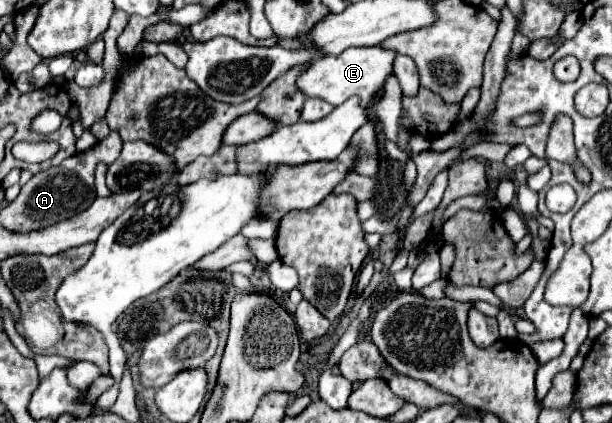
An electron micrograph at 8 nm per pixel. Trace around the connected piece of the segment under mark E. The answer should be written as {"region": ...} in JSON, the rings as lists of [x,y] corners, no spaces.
{"region":[[[380,45],[352,47],[352,49],[346,49],[338,57],[316,59],[316,63],[312,63],[308,69],[304,69],[300,73],[300,77],[296,79],[296,87],[300,93],[304,93],[304,97],[322,99],[334,107],[342,105],[346,99],[350,99],[354,95],[360,99],[362,107],[370,107],[376,93],[382,91],[386,77],[392,73],[394,57],[396,57],[394,51],[382,49]]]}

